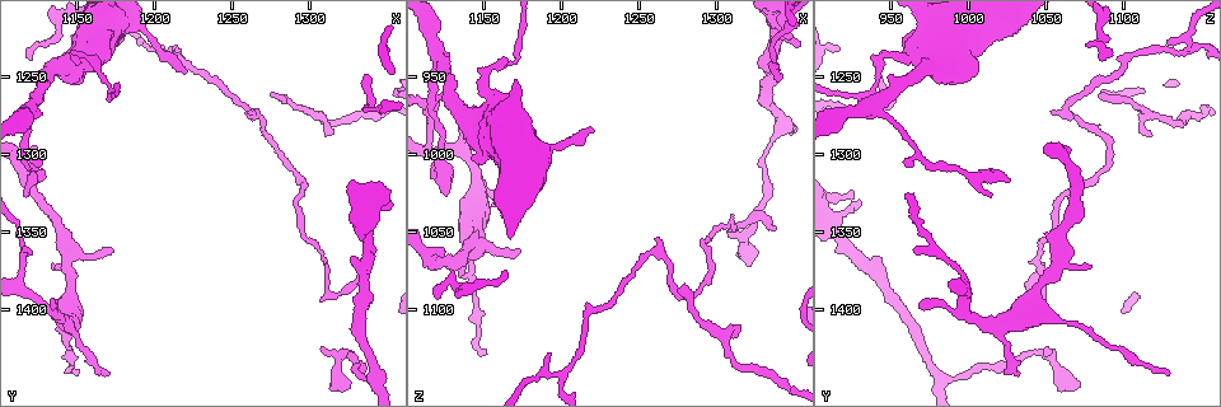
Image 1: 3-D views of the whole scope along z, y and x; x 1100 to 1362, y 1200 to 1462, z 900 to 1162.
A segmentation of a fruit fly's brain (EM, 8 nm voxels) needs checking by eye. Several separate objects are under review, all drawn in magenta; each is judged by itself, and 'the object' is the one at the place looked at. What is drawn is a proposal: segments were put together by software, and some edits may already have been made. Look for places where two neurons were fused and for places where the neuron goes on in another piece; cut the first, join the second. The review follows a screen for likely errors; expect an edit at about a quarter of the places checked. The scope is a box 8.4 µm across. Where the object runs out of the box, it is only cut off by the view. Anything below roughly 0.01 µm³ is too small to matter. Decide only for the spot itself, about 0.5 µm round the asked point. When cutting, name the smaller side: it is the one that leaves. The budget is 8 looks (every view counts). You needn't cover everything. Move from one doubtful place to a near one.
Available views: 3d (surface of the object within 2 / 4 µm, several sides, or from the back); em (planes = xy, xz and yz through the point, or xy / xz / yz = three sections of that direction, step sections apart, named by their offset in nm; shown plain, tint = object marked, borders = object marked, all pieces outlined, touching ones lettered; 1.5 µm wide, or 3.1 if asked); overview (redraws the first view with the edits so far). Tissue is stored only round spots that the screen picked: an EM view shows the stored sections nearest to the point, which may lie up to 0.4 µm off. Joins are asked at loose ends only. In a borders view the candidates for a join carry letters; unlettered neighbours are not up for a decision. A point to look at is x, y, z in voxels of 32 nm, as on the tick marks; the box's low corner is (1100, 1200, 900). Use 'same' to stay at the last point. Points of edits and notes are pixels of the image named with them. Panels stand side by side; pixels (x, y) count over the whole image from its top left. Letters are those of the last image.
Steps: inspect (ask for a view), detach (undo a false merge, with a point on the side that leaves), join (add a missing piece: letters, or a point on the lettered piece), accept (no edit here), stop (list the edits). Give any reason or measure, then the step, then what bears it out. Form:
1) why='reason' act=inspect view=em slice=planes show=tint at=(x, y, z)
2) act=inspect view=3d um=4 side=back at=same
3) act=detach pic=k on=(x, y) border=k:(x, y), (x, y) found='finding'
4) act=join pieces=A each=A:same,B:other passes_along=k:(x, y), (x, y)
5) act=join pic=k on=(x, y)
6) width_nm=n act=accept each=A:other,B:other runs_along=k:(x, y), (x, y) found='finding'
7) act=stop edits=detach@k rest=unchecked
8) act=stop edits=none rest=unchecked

act=inspect view=3d um=4 side=back at=(1154, 1442, 1126)

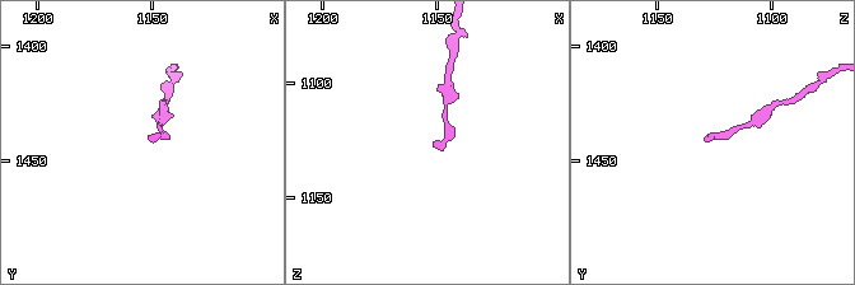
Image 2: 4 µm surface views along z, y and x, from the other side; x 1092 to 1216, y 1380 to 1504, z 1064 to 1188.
why='shape alone is not enough' act=inspect view=em slice=xz step=8 show=borders at=(1151, 1442, 1127)

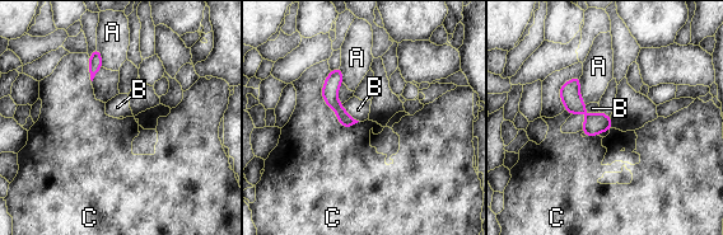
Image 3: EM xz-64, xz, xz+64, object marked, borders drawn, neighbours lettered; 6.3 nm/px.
act=accept each=A:other,B:other,C:other found='no lettered piece goes on from it'

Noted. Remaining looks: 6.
why='an open end' act=inspect view=em slice=planes show=plain at=(1174, 1362, 1062)

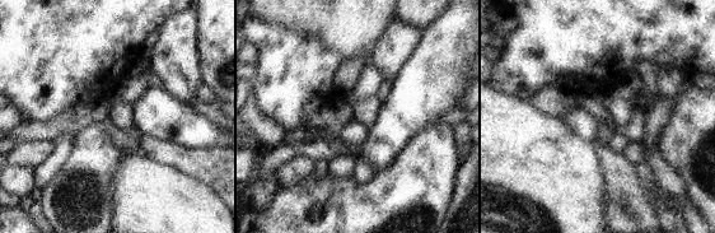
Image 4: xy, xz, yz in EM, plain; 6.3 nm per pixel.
act=inspect view=em slice=planes show=borders at=same

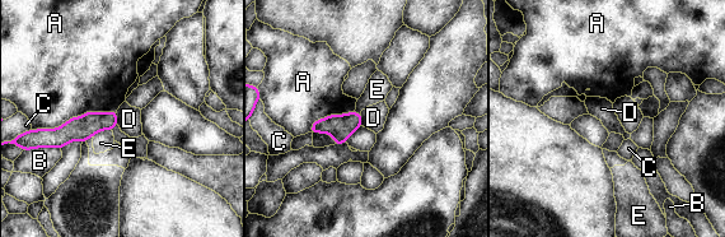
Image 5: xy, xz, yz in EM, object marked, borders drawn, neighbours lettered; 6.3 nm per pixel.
act=accept each=A:other,B:other,C:other,D:other,E:other runs_along=5:(113, 115), (65, 134), (47, 134) found='none of them fits'

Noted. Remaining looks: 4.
why='abrupt turn' act=inspect view=em slice=planes show=borders at=(1170, 1262, 936)

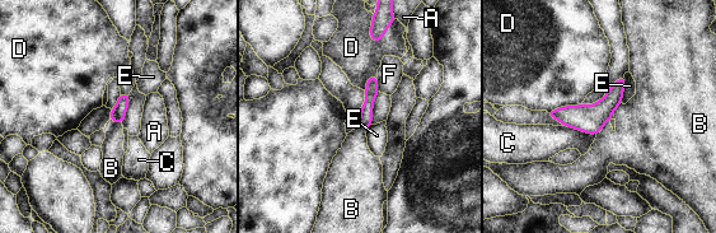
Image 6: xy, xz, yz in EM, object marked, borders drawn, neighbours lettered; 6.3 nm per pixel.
act=accept each=A:other,B:other,C:other,D:other,E:other,F:other runs_along=6:(621, 82), (595, 113), (552, 113) found='continuous, no second neuron'

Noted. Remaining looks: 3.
act=stop edits=none rest=unchecked

